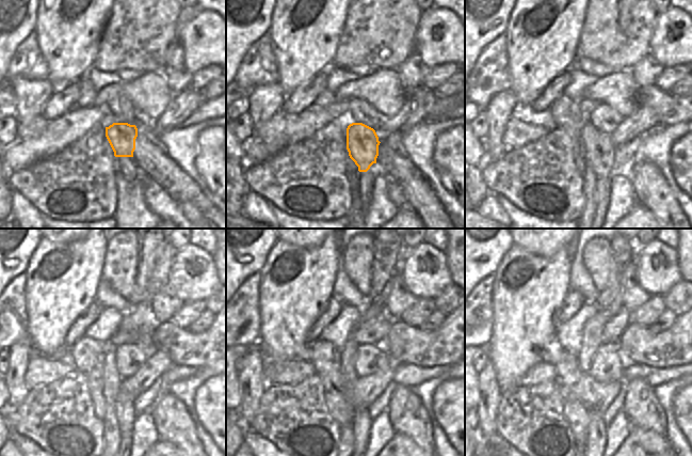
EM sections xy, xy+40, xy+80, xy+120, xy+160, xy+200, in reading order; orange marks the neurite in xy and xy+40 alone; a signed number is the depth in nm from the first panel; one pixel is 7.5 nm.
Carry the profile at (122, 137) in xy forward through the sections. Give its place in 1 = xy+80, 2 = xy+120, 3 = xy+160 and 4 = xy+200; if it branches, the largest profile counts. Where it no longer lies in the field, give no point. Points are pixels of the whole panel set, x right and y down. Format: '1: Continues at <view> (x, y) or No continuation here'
1: Continues at xy+80 (599, 151)
2: Continues at xy+120 (125, 413)
3: Continues at xy+160 (361, 422)
4: Continues at xy+200 (597, 429).

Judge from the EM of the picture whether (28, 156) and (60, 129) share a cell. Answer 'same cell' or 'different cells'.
same cell

